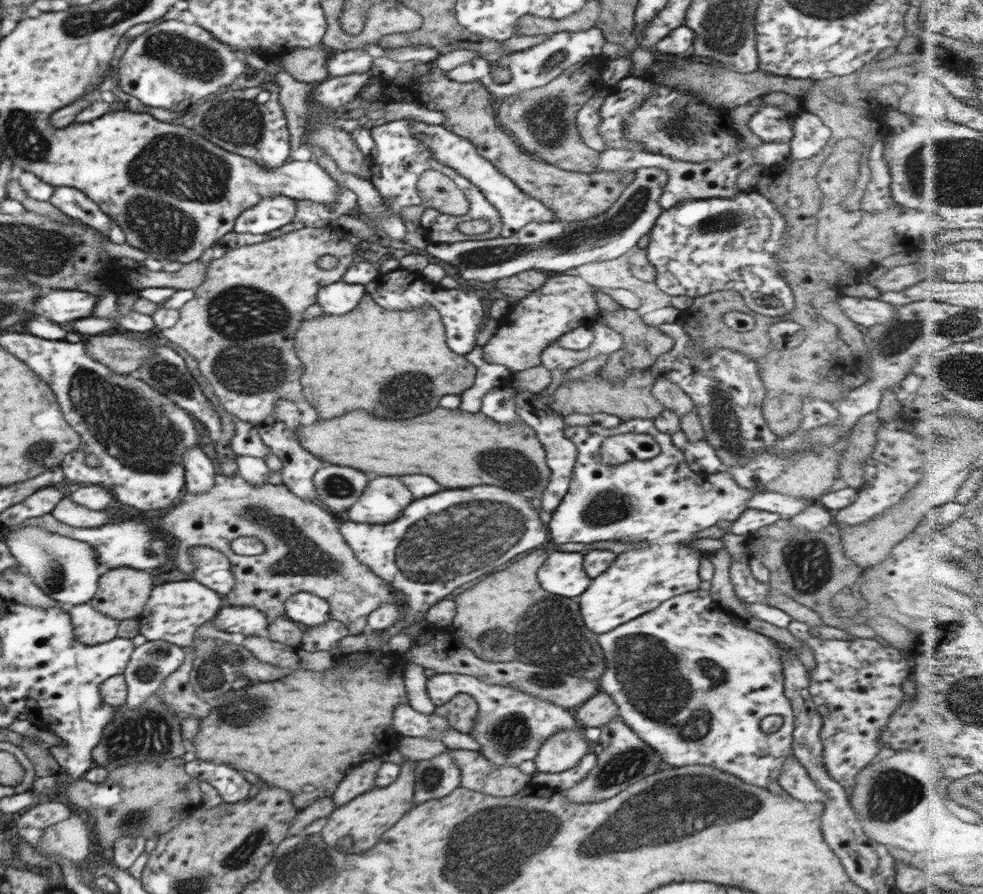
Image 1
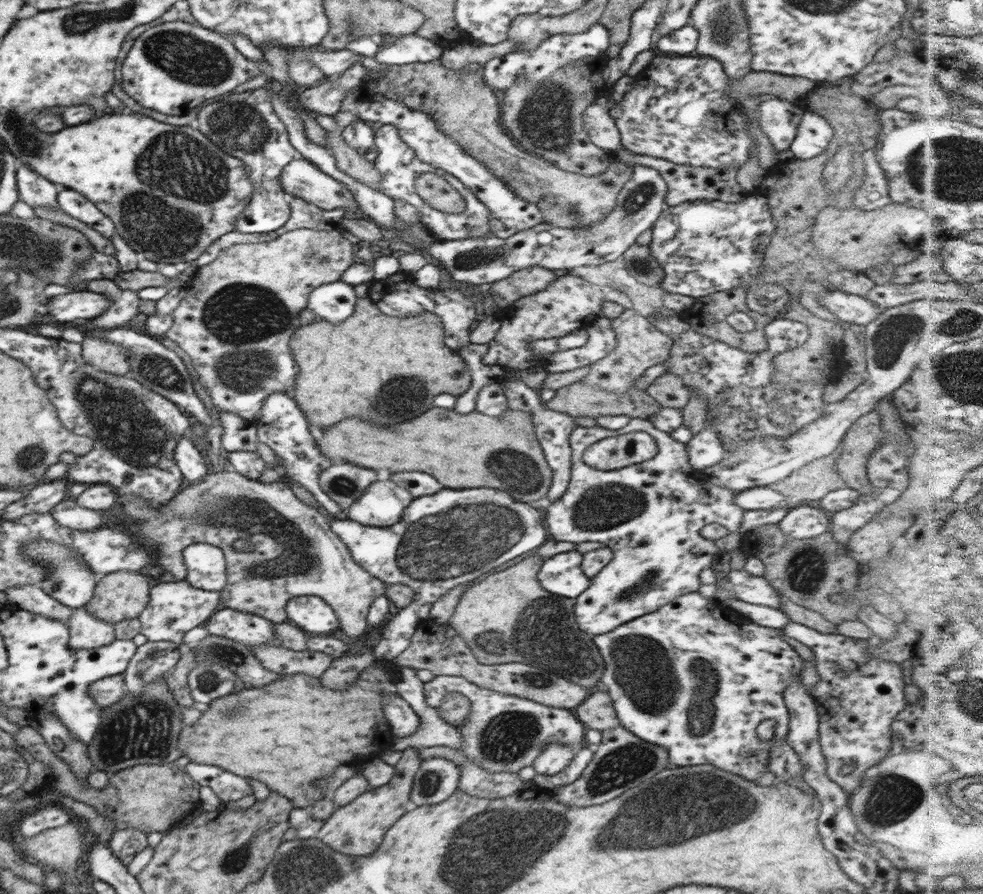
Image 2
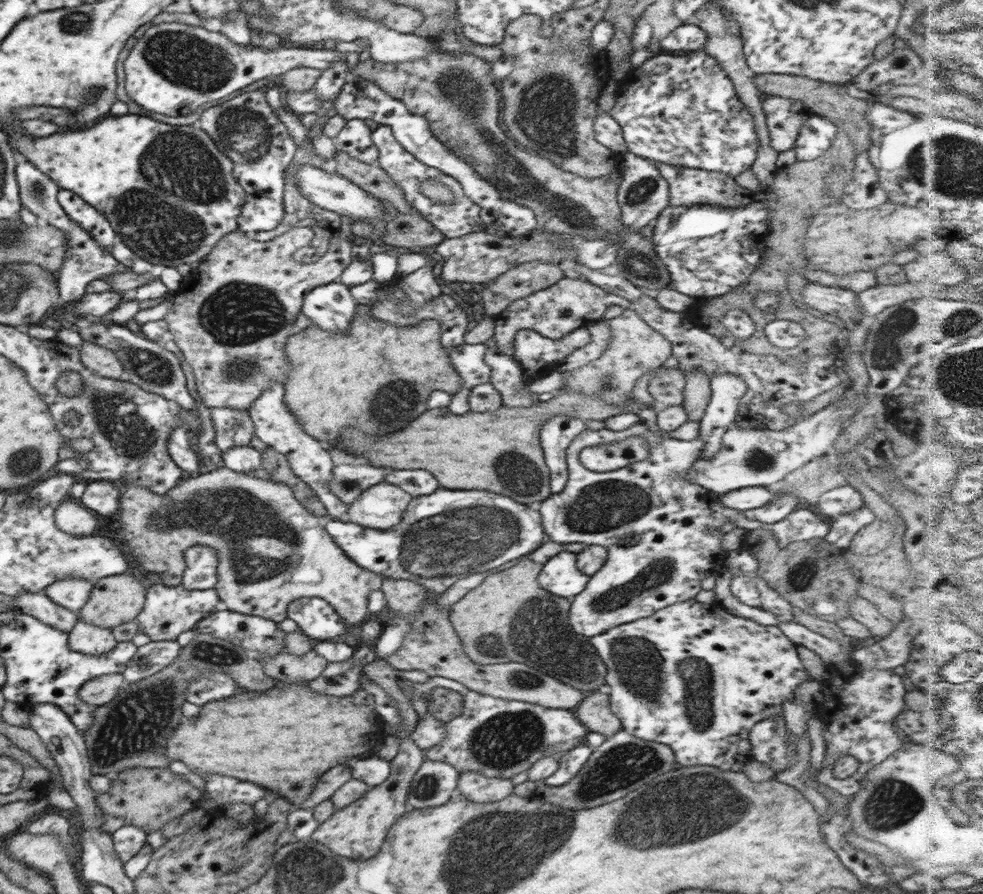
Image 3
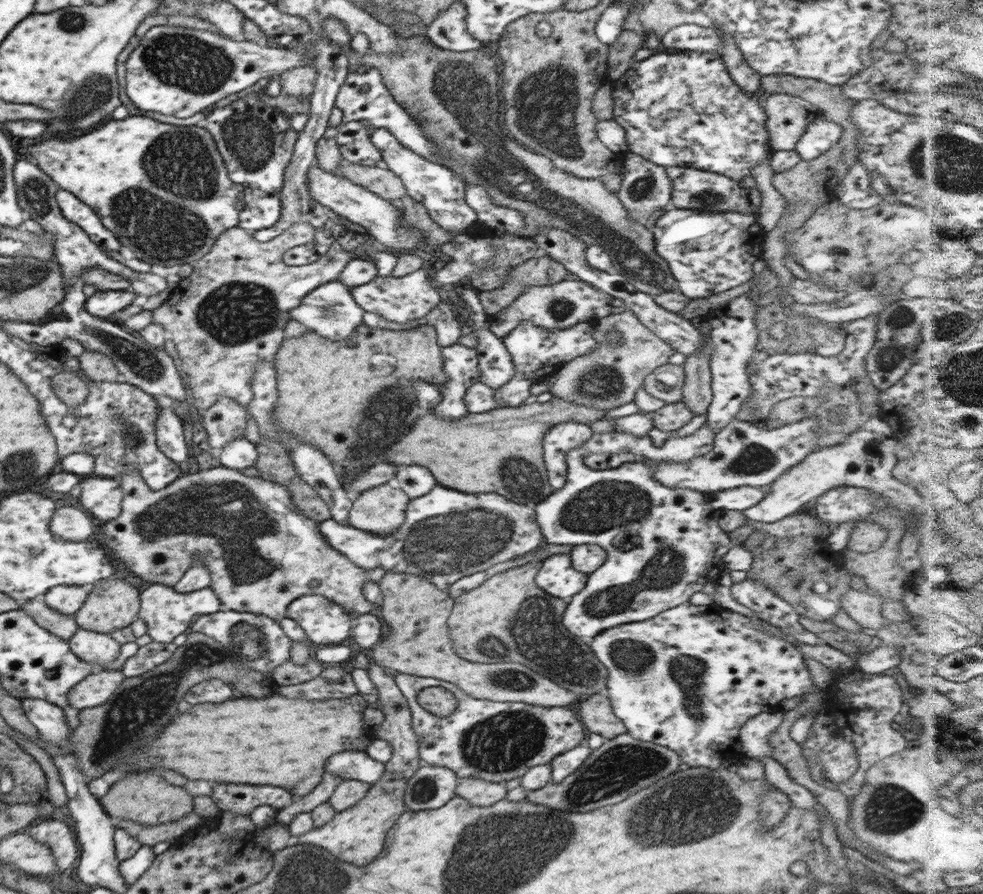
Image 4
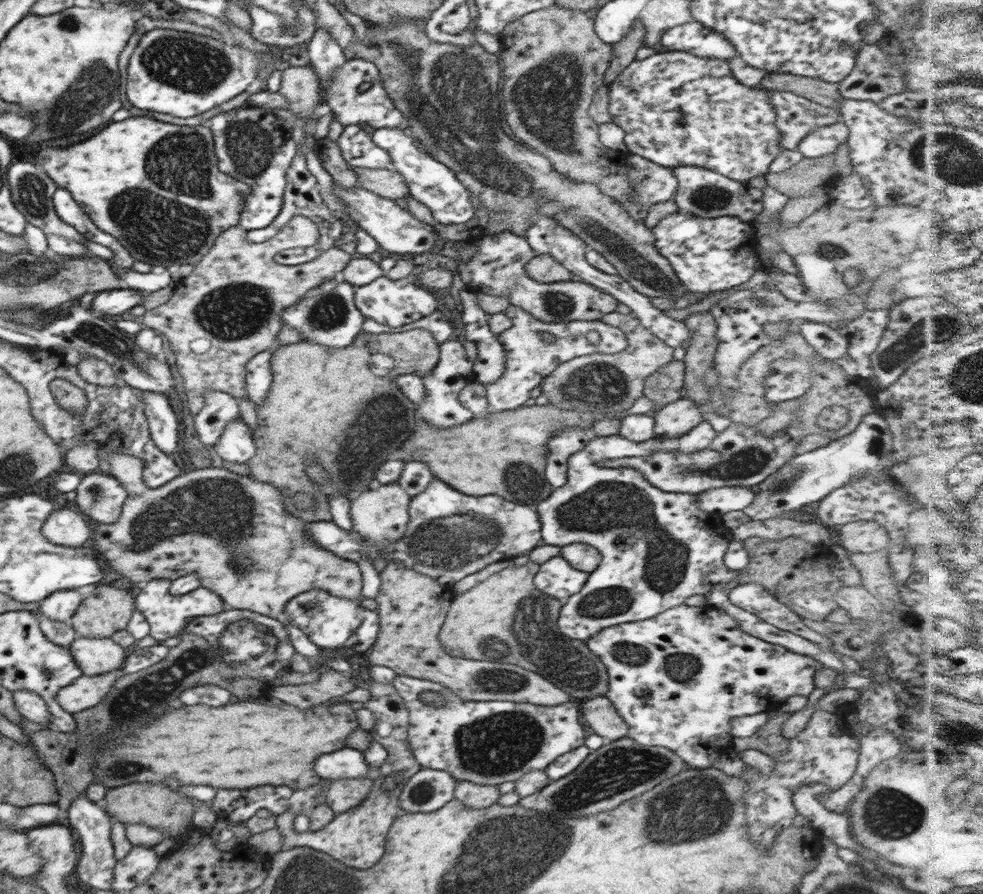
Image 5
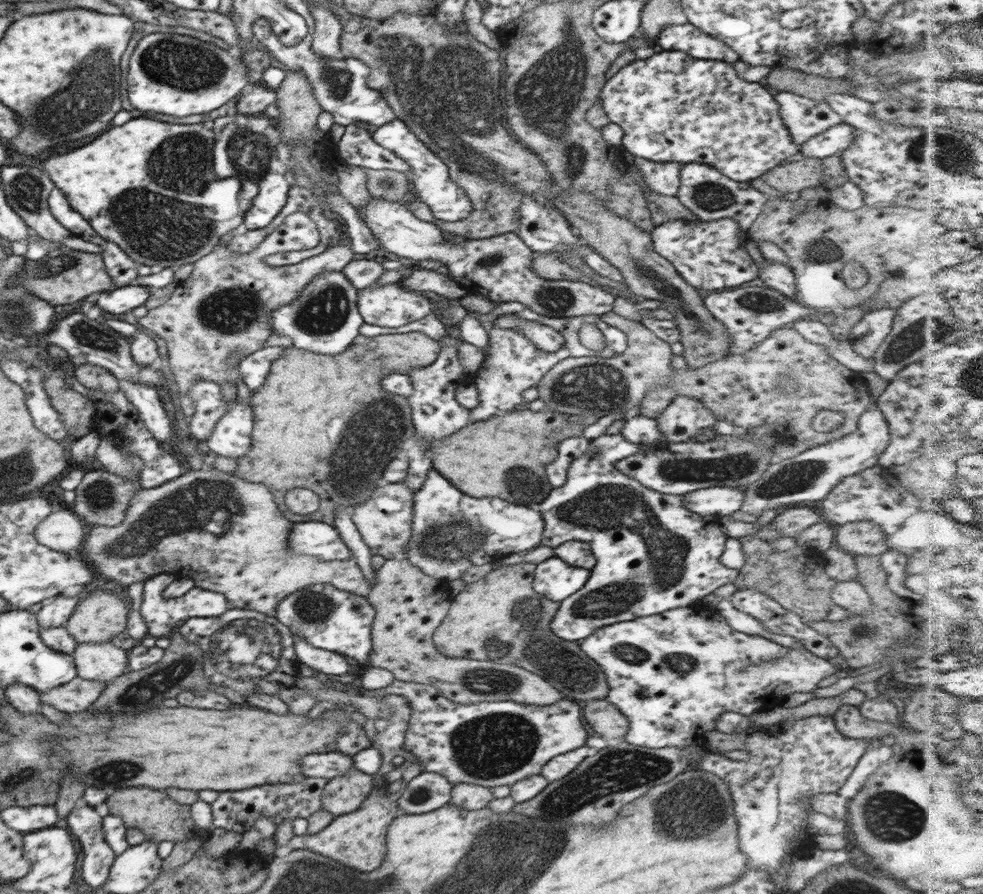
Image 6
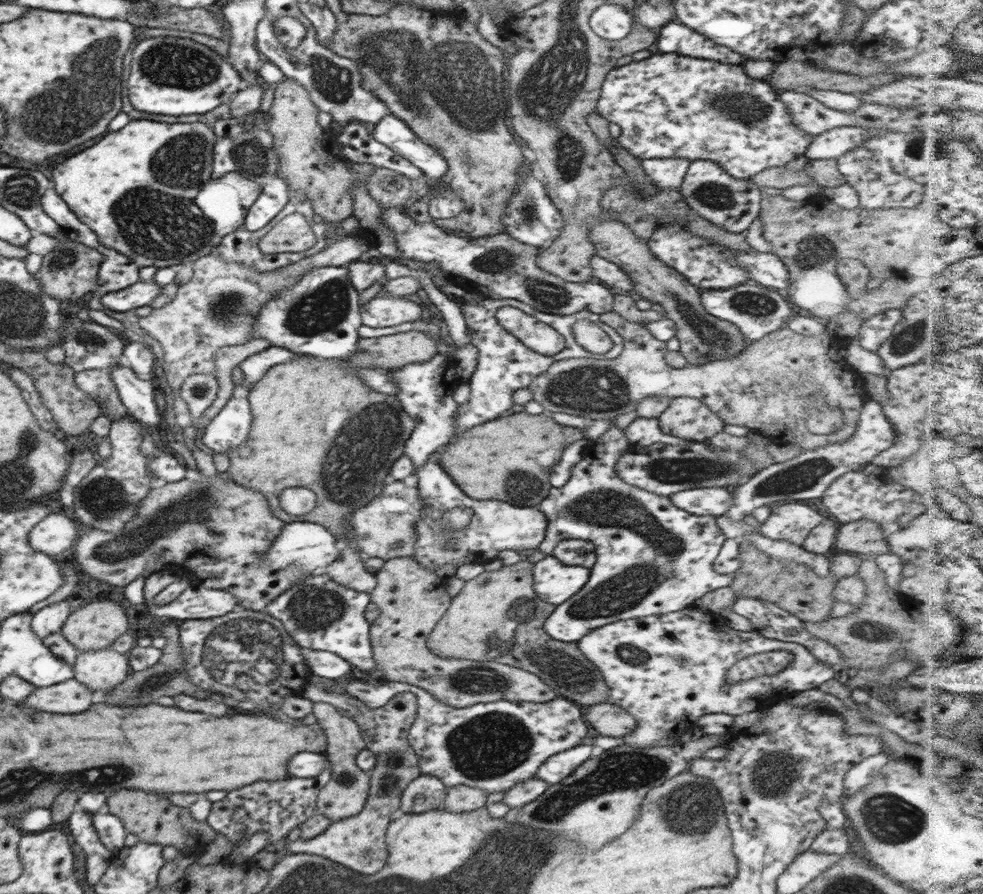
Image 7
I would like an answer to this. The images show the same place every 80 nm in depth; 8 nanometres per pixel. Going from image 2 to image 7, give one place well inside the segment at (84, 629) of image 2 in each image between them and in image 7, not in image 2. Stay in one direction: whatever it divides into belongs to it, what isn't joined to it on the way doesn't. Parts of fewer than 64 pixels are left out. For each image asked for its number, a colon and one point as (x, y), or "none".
3: (84, 638)
4: (95, 648)
5: (94, 656)
6: (103, 661)
7: (100, 670)

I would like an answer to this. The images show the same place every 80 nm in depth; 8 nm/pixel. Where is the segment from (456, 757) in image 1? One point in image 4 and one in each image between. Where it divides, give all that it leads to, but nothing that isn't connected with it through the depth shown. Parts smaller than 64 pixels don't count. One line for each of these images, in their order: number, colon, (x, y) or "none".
2: (473, 781)
3: (475, 787)
4: (478, 793)

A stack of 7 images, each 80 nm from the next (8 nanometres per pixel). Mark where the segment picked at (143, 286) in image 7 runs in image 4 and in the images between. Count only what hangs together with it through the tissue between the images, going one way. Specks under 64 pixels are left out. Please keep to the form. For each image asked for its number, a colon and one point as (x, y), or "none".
4: (102, 304)
5: (109, 302)
6: (121, 299)

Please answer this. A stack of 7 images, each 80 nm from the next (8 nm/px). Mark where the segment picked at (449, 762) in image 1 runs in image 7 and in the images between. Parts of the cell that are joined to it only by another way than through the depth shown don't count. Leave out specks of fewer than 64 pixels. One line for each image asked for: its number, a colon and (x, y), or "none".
2: (436, 779)
3: (434, 782)
4: (429, 788)
5: (427, 790)
6: (425, 792)
7: (423, 793)

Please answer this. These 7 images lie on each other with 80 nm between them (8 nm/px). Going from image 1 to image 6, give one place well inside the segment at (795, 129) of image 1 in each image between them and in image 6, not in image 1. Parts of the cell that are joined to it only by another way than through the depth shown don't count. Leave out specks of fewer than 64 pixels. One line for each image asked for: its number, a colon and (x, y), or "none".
2: (813, 133)
3: (814, 138)
4: (820, 134)
5: (823, 140)
6: (834, 140)

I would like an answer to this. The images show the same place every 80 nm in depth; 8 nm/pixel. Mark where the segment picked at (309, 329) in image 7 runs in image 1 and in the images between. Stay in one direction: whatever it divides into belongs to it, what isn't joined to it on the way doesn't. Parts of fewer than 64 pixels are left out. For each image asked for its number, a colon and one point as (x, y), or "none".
1: (337, 298)
2: (332, 302)
3: (330, 307)
4: (329, 310)
5: (326, 315)
6: (323, 319)

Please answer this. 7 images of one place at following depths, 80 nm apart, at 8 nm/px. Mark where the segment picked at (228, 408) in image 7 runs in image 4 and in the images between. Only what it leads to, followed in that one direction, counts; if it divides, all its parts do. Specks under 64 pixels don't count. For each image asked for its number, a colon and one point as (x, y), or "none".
4: (239, 453)
5: (234, 444)
6: (230, 437)

